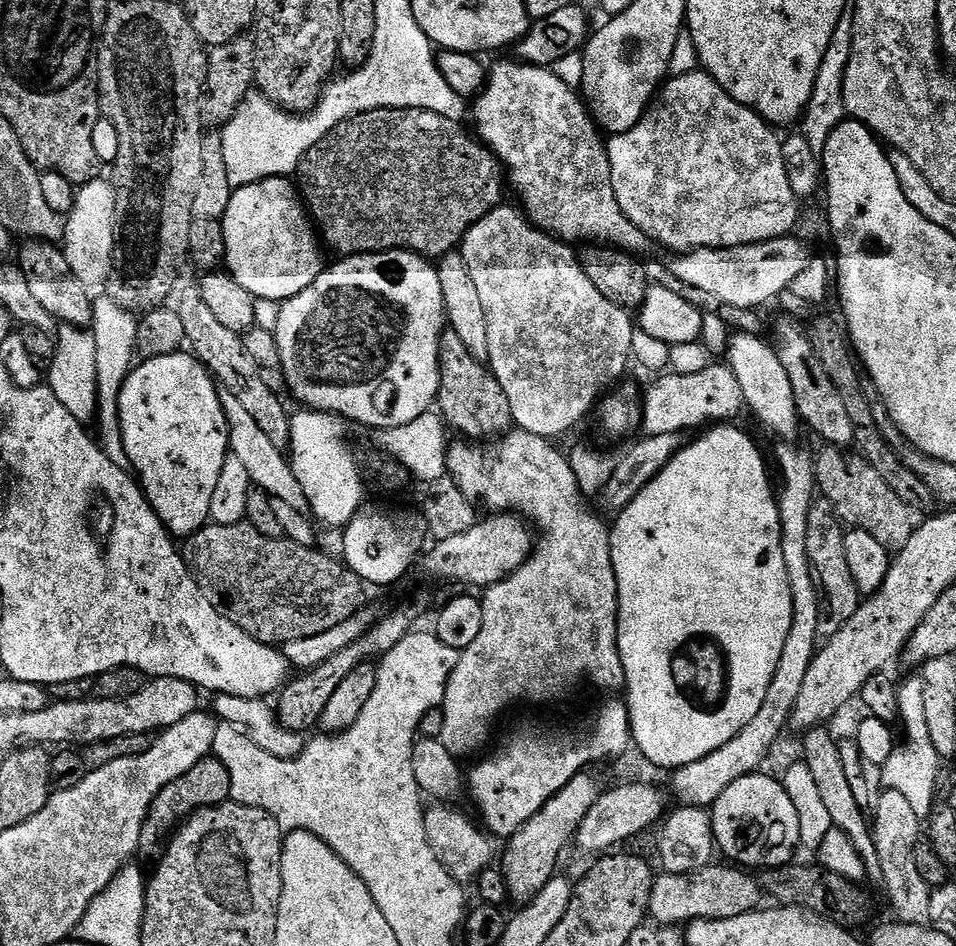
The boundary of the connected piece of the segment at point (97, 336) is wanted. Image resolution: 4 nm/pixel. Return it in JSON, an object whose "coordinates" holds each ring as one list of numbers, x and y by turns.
{"coordinates":[[106,294,97,295,92,301,92,323,90,331,96,343,96,365,98,366,98,402,96,403,96,419,94,428,100,431,98,443,100,449,114,462,114,466,131,469,132,463,126,454,122,422,120,421,120,395,126,378,134,367,136,354,136,335,138,320,133,313,127,312,118,302,114,302]]}

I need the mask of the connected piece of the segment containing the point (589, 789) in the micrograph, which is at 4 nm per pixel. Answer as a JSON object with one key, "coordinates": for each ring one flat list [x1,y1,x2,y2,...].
{"coordinates":[[587,771,579,772,570,782,566,782,566,786,562,786,562,790,558,790,554,798,550,798,550,802,546,802,546,806,542,806,542,810,538,810,538,814,534,814,534,818,530,818,530,822,526,822,526,826,522,826,522,830,507,837,502,873,508,895,513,901,516,899,520,900,521,905,529,904,540,893,542,886,557,875,556,863,560,855,567,850,568,844,570,848,575,841,582,818,590,814,590,806,594,806,602,791,601,785,596,785,595,778,588,775]]}

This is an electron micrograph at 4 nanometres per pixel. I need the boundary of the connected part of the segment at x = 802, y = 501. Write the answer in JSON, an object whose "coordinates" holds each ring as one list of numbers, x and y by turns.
{"coordinates":[[781,443,781,448,776,452,776,464,780,467,780,476,784,479,784,485,778,488,778,503,780,505,780,529,782,530,782,554,786,558,786,574,790,582,792,591,792,625,790,634,786,638,786,646,782,646,782,658,778,658,778,668,774,670,770,690,766,690,766,702,762,702,762,710,754,714,754,719,750,726,743,728,738,735,730,738,726,746,718,746,714,754,706,754,698,762,692,762,690,766,682,766,671,773,672,788,680,796,685,796,687,803,694,808,708,808,726,790,726,786,731,786,733,782,738,782,738,778,750,776,761,771,764,759,772,752,772,747,780,740,780,735,784,732,784,727,789,727,794,702,798,702,798,693,802,690,802,681,806,679,806,670,810,670,810,662,816,657,818,651,818,641,821,639,818,634,818,594,812,581,812,567,806,554,806,525,810,519,810,506,818,498,816,486,816,461,813,453,807,452,804,448,795,448,795,443]]}

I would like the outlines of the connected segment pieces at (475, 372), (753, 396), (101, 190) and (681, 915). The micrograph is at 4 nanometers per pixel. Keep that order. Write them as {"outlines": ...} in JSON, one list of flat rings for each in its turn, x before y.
{"outlines":[[[445,330,440,336,440,395,438,411,444,418,444,423,453,433,467,438,472,442,488,442,499,438,513,427,510,401,506,399,506,390,496,380,496,375,483,360,478,360,466,350,462,338,450,330]],[[736,332,729,339,727,361,738,384,742,388,744,403,747,409,765,426,780,436,782,440,792,440,802,422,797,414,797,404,794,402,793,387,786,368,778,358,775,347,766,343,757,333]],[[100,177,83,184,75,193,72,211,67,215,64,226,62,251,70,270,78,280,89,288,103,287,109,278,113,258,113,220,116,192,111,181]],[[709,866,697,872,691,872,691,874,657,875,648,907,651,919,657,925,681,924,681,926,687,926,694,920,738,918,742,914,757,911,761,907,762,889,759,879,755,875,740,866,716,867]]]}

